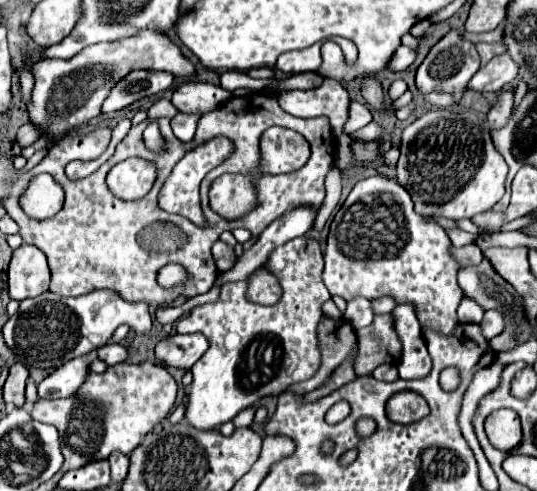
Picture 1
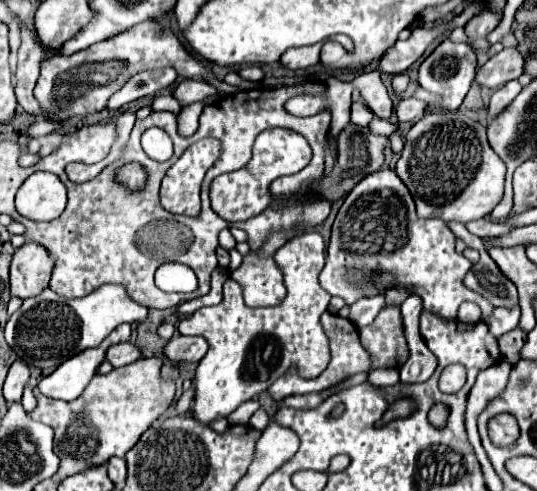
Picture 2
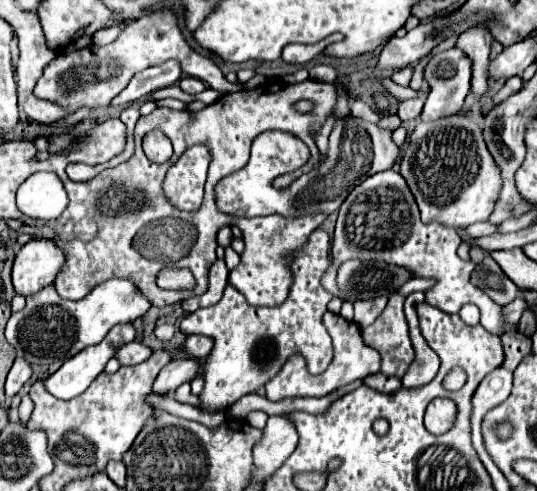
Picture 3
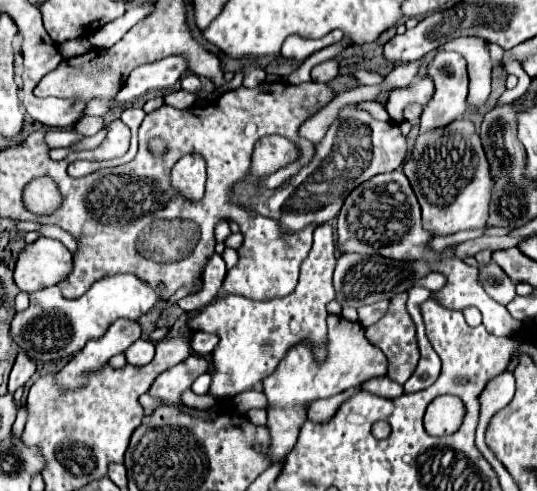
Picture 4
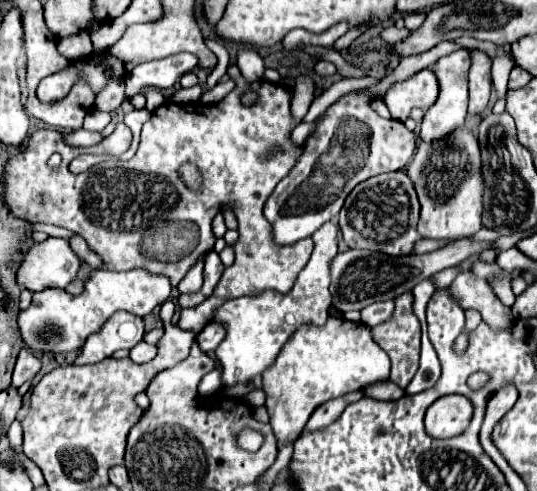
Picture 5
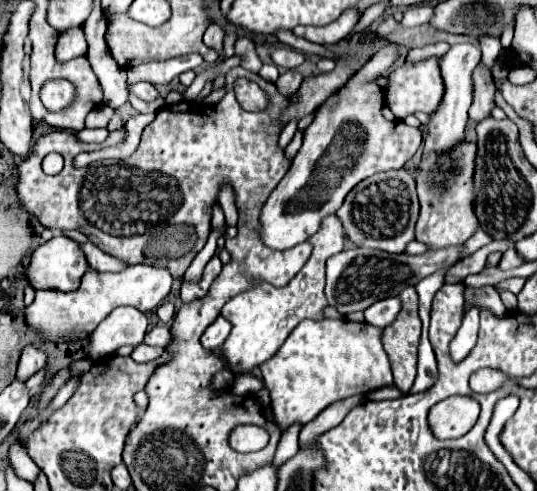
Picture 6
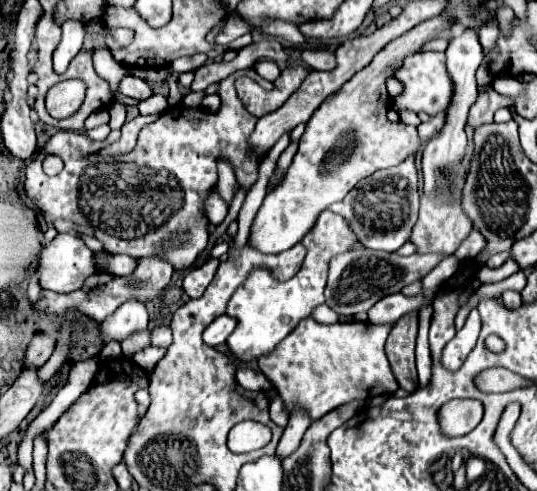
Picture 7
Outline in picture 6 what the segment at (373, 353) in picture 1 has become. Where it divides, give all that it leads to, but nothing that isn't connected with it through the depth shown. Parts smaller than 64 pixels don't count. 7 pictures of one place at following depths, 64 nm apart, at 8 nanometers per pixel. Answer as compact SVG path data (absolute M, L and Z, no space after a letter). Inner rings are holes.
M406 288L400 292L402 308L392 324L382 330L382 346L392 364L394 386L398 386L404 394L414 384L416 378L416 356L420 342L420 318L416 312L418 296L414 288Z

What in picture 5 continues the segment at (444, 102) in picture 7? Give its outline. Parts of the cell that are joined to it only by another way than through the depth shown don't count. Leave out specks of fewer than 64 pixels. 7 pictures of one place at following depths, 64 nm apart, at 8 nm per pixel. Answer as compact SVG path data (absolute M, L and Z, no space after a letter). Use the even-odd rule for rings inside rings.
M426 68L416 76L412 76L410 80L394 84L386 92L384 104L388 106L392 118L404 122L412 108L428 110L436 102L436 96L438 96L436 76L430 68Z

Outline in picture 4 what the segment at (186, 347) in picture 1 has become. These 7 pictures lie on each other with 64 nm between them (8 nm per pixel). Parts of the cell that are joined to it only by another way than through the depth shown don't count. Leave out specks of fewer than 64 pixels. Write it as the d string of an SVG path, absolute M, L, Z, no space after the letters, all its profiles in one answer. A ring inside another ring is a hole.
M194 332L192 342L190 342L192 350L198 356L208 356L214 350L216 344L218 344L218 336L216 334L206 334L206 332Z

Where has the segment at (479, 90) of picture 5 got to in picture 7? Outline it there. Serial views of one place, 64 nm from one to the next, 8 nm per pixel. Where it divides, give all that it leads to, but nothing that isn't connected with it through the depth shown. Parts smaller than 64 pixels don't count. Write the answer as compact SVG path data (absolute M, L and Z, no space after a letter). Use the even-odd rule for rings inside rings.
M486 88L484 92L478 94L478 100L472 104L468 114L468 124L476 128L480 124L493 122L494 112L502 106L512 106L512 102L506 96L500 96L496 90Z

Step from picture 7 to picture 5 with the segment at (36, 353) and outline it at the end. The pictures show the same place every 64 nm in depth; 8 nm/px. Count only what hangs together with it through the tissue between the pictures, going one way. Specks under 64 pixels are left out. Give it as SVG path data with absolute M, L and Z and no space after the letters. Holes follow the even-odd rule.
M22 348L16 360L16 368L12 374L12 386L20 388L24 382L32 380L40 370L40 360L36 356L32 356L32 352L28 352L28 348Z

